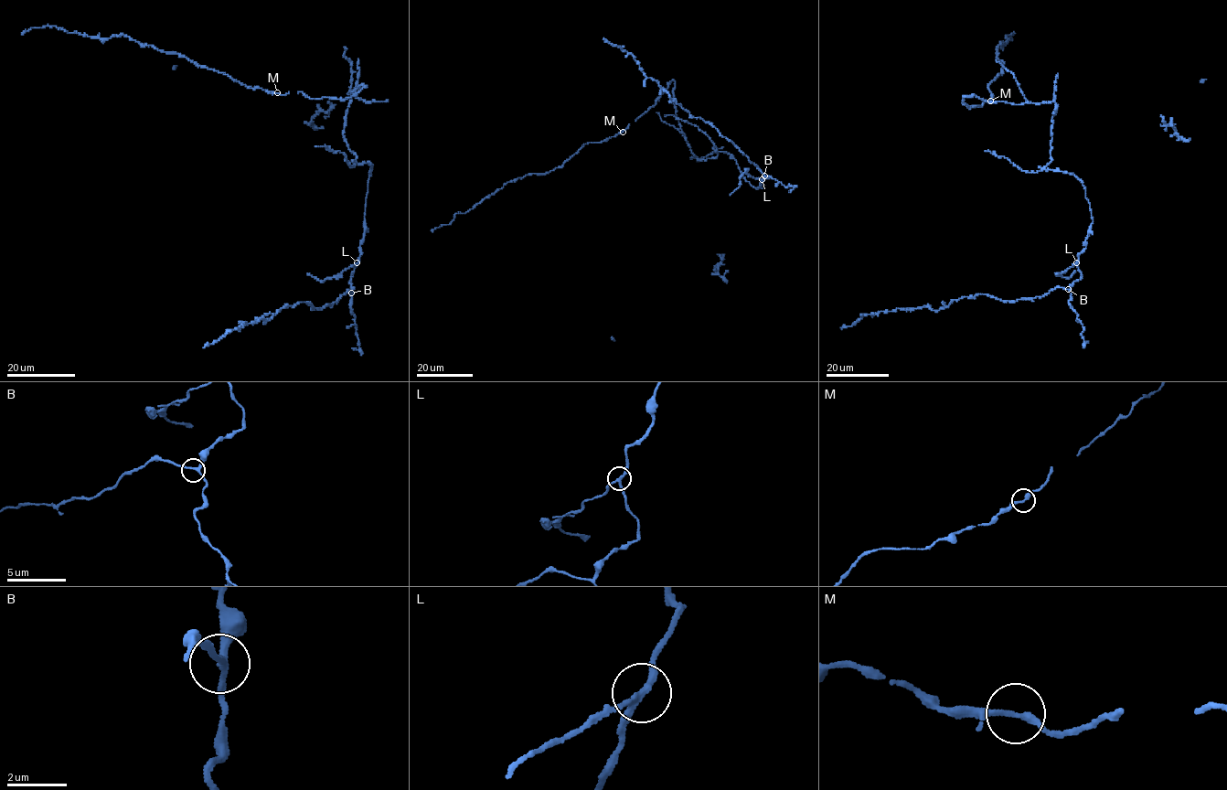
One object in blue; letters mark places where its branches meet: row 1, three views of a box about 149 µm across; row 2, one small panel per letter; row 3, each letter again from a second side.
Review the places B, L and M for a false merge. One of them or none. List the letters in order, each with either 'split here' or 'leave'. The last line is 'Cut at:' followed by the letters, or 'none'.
B: leave
L: split here
M: leave
Cut at: L

